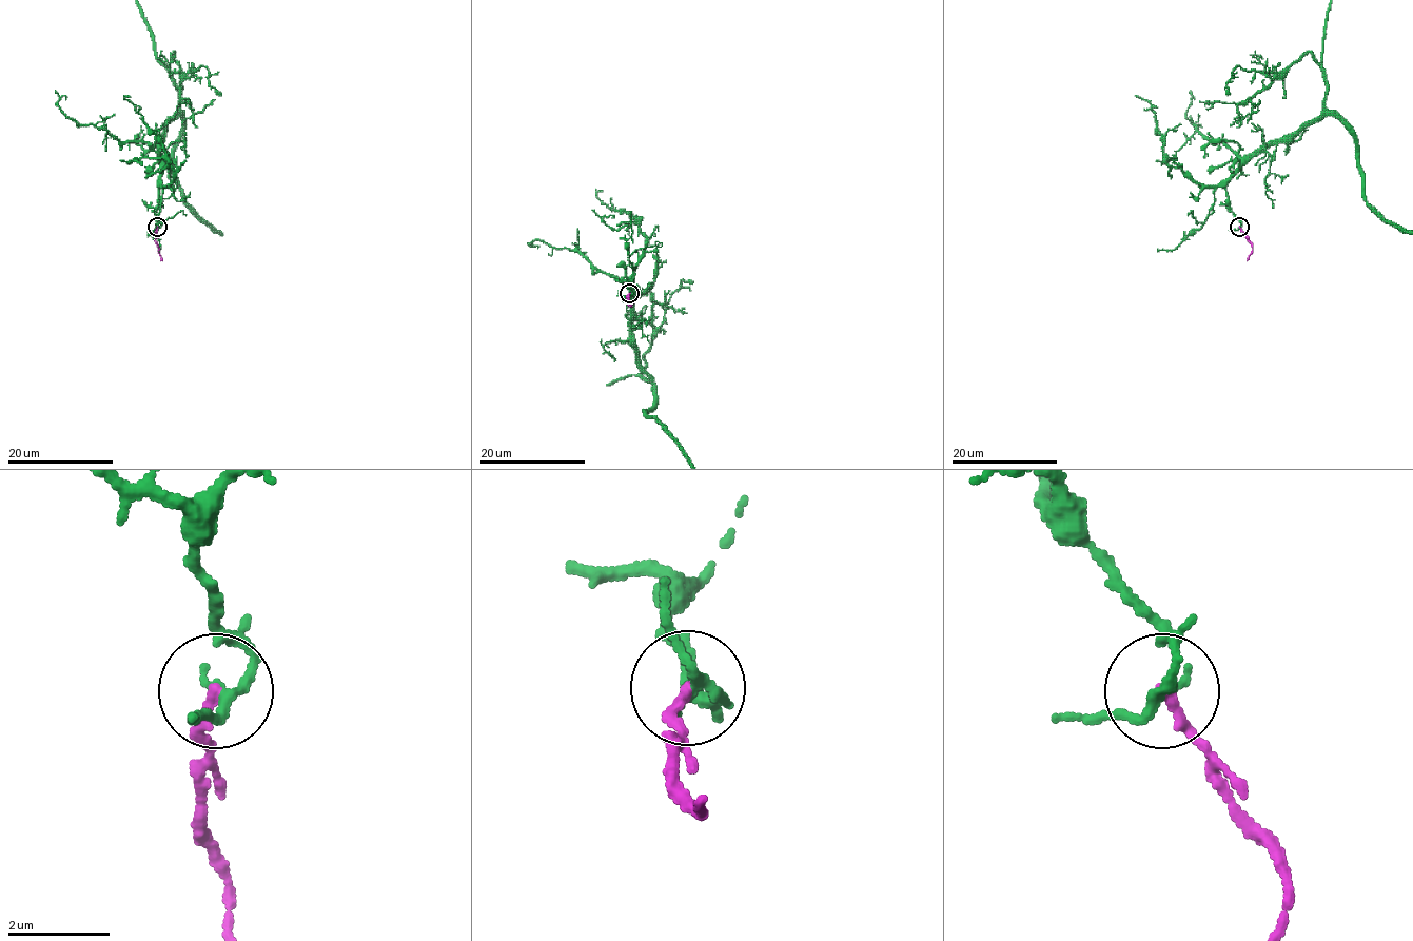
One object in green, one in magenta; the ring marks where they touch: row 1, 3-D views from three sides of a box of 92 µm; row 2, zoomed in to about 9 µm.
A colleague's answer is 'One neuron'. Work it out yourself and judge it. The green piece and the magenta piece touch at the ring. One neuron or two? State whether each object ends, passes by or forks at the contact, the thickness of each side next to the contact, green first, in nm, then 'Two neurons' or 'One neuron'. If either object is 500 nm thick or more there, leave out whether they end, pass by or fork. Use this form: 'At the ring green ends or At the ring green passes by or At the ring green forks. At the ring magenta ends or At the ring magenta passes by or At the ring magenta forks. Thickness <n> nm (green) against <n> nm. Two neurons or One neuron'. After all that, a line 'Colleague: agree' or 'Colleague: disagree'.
At the ring green passes by. At the ring magenta ends. Thickness 200 nm (green) against 200 nm. Two neurons
Colleague: disagree

